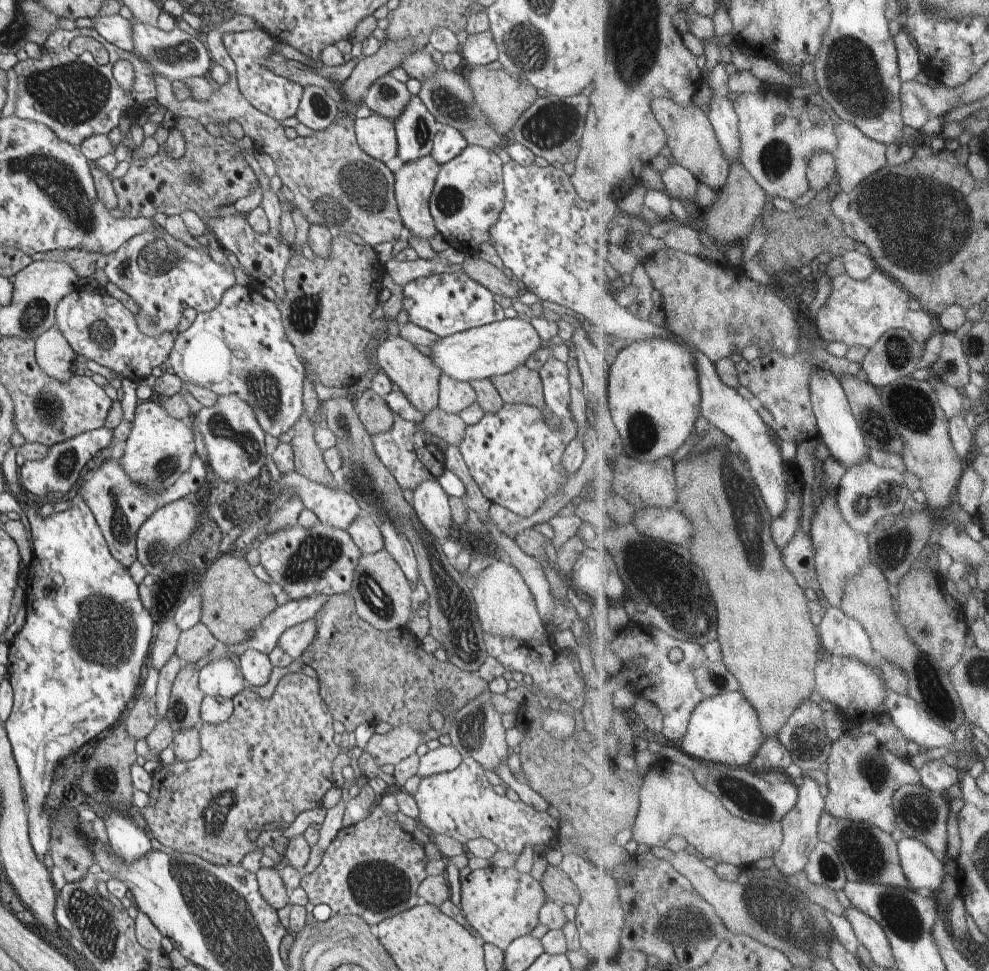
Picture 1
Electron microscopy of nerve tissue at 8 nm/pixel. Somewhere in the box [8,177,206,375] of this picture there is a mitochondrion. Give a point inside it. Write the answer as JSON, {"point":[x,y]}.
{"point":[160,257]}

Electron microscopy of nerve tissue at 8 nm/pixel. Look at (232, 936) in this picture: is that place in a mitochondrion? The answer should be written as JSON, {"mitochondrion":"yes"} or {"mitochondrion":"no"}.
{"mitochondrion":"yes"}

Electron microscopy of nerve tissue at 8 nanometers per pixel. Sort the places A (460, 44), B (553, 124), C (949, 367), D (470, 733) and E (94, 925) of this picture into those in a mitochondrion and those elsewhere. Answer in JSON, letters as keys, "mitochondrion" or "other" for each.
{"A":"other","B":"mitochondrion","C":"mitochondrion","D":"mitochondrion","E":"mitochondrion"}

